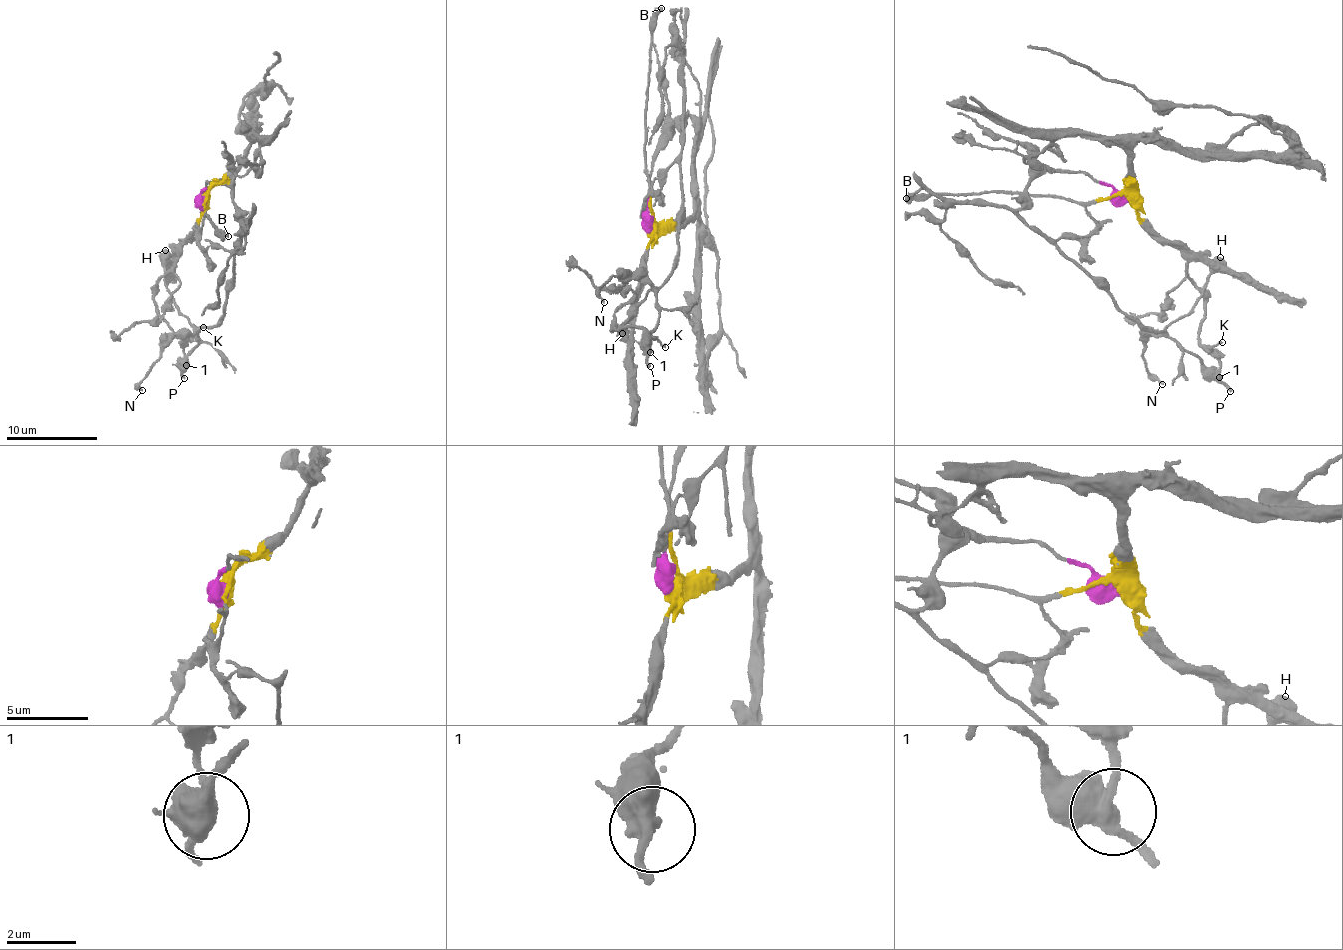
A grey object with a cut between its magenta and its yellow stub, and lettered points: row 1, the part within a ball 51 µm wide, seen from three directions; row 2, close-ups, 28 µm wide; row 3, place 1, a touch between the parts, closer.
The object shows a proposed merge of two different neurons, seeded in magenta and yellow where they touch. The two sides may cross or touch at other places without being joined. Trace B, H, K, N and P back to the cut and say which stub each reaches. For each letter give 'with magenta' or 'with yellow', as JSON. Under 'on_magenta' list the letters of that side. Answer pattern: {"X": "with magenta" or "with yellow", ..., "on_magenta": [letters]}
{"B": "with yellow", "H": "with magenta", "K": "with yellow", "N": "with magenta", "P": "with yellow", "on_magenta": ["H", "N"]}

